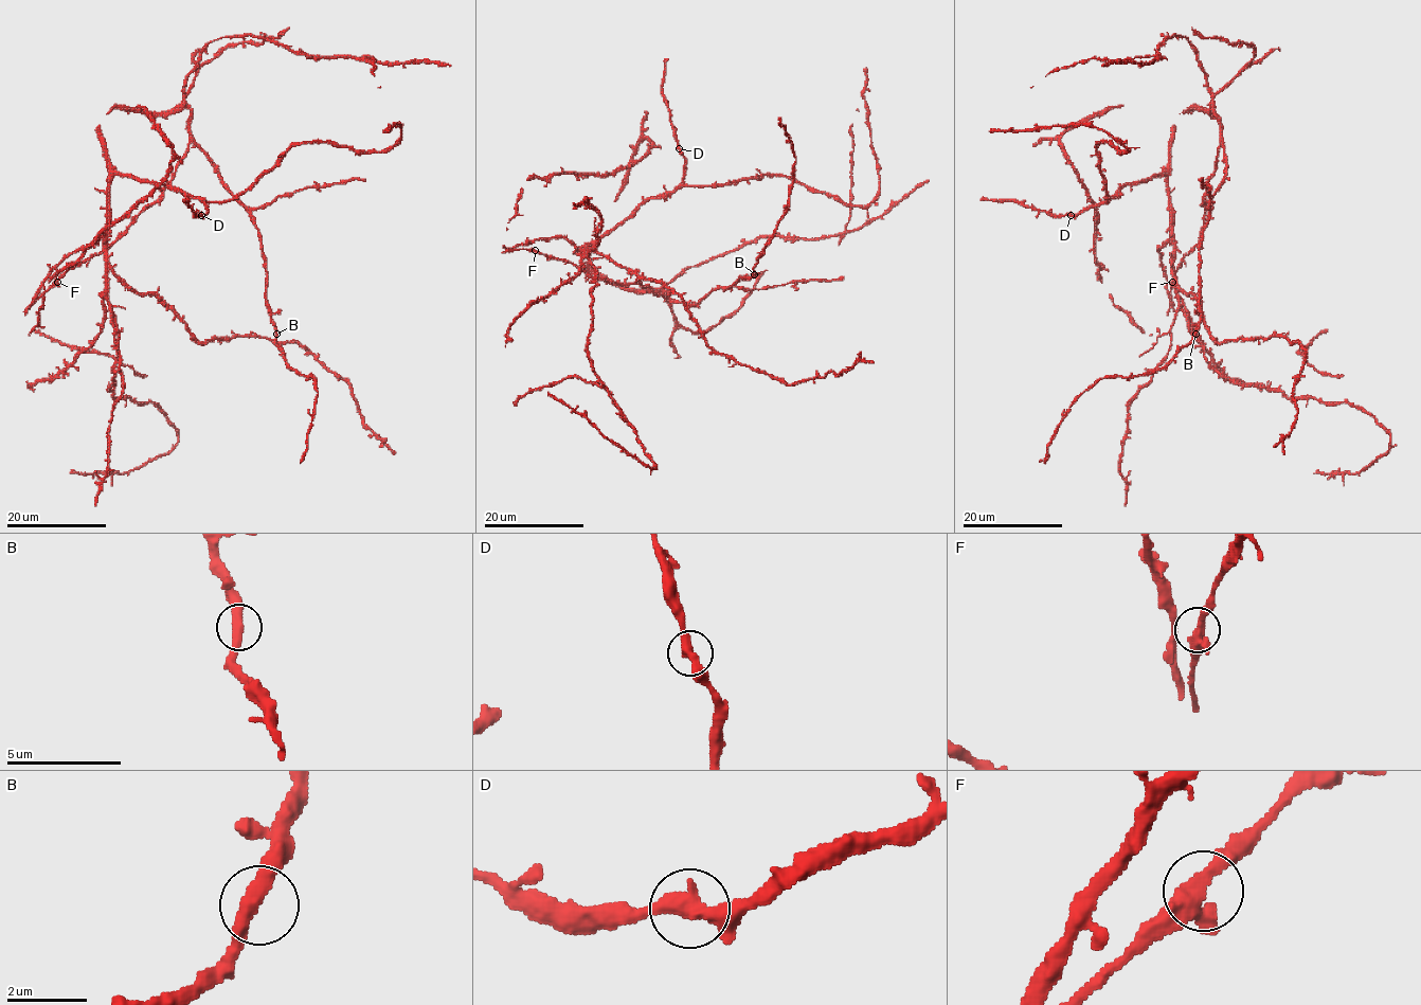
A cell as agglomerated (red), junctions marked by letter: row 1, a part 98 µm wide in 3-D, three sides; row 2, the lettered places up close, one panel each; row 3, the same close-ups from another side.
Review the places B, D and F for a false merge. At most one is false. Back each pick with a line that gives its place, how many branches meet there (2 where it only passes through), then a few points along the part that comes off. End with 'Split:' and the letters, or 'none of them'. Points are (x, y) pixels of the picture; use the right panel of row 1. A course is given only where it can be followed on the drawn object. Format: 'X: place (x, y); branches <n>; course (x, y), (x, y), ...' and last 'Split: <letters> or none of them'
Split: none of them

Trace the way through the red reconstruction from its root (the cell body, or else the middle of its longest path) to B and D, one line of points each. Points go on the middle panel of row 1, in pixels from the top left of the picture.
B: (533, 251), (564, 258), (591, 276), (637, 283), (655, 294), (689, 304), (754, 274)
D: (533, 251), (516, 248), (565, 237), (586, 249), (641, 205), (668, 195), (684, 172), (679, 148)

